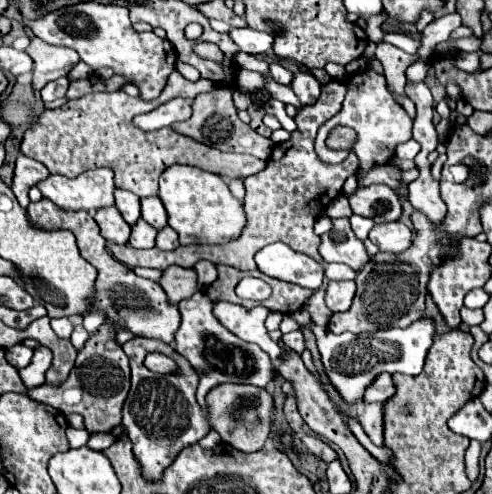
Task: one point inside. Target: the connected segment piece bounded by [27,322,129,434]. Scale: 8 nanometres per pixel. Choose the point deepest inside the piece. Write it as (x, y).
(97, 386)

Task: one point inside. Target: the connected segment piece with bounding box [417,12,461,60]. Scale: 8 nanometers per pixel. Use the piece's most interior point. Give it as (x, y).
(438, 31)

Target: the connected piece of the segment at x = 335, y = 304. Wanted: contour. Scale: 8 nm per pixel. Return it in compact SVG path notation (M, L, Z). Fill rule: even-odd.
M347 280L347 282L329 282L327 286L327 306L331 312L345 312L355 296L355 282Z

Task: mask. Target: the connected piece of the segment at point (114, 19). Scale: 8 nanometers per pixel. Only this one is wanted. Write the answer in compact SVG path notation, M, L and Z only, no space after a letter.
M79 2L73 6L63 6L57 8L53 12L47 12L45 16L39 16L37 20L23 20L23 24L41 40L45 40L47 44L55 44L55 46L69 46L73 50L77 50L77 54L81 56L81 60L93 68L93 72L97 72L103 66L113 68L117 74L123 76L131 76L135 80L135 86L141 90L141 98L145 100L153 100L157 98L165 84L167 84L167 76L175 70L175 60L177 54L173 52L173 46L169 44L169 40L155 36L153 32L135 32L129 20L129 12L127 8L119 8L117 4L97 4L97 2Z

